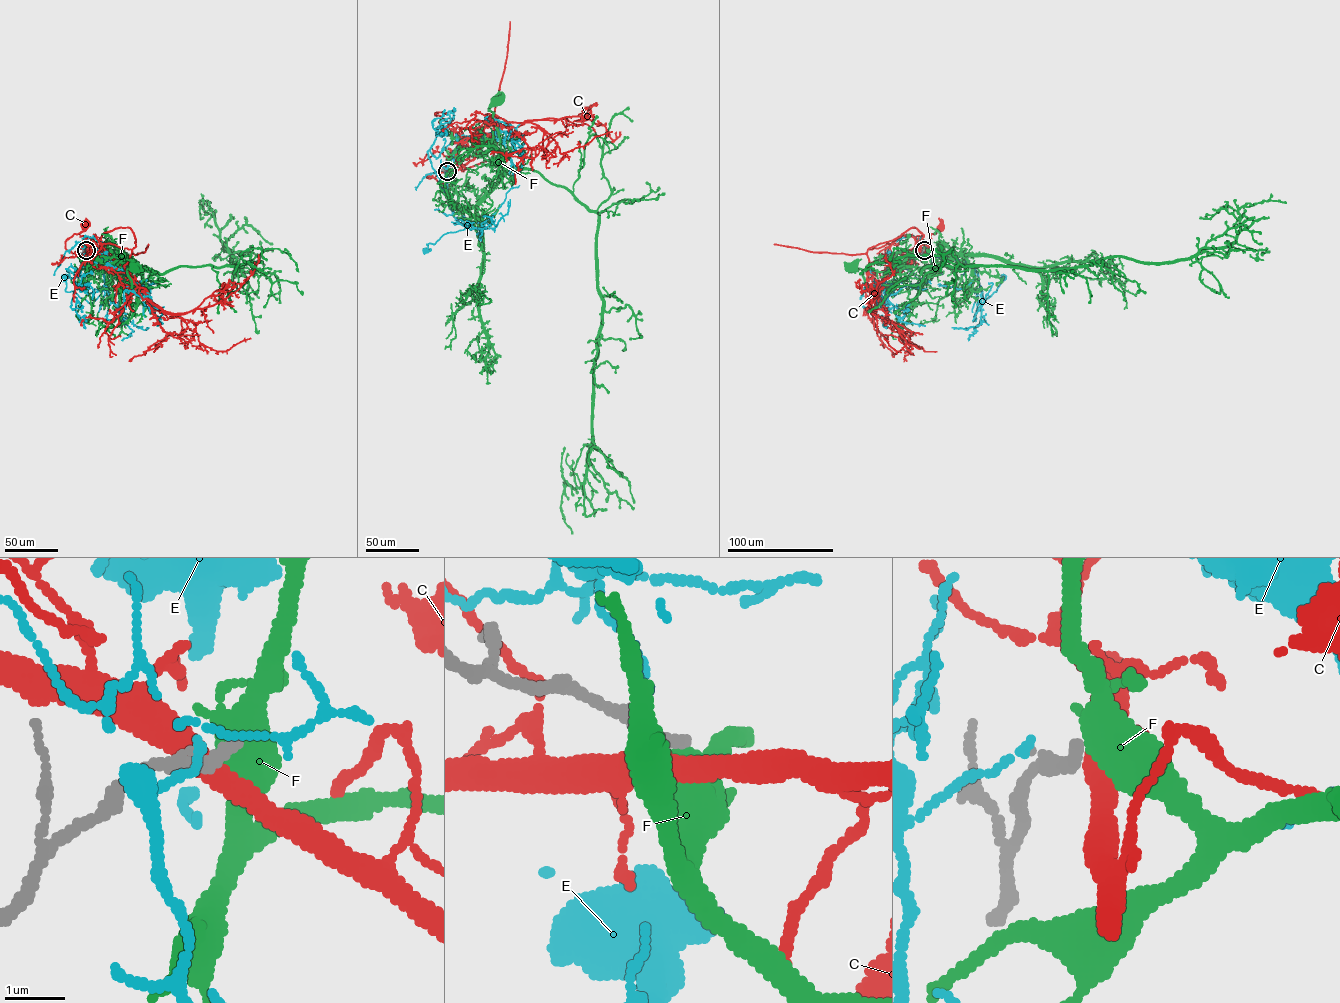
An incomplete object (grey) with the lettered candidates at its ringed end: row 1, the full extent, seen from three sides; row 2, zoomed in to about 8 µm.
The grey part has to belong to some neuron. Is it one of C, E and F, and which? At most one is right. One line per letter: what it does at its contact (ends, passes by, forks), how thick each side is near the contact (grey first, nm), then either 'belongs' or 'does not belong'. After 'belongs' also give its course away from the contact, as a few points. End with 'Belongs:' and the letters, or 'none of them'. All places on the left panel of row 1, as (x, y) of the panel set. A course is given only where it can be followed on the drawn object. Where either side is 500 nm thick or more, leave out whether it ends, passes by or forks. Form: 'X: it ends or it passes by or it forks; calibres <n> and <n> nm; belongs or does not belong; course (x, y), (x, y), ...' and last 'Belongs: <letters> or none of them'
C: it passes by; calibres 280 and 400 nm; does not belong
E: it ends; calibres 180 and 110 nm; does not belong
F: it forks; calibres 170 and 440 nm; does not belong
Belongs: none of them

